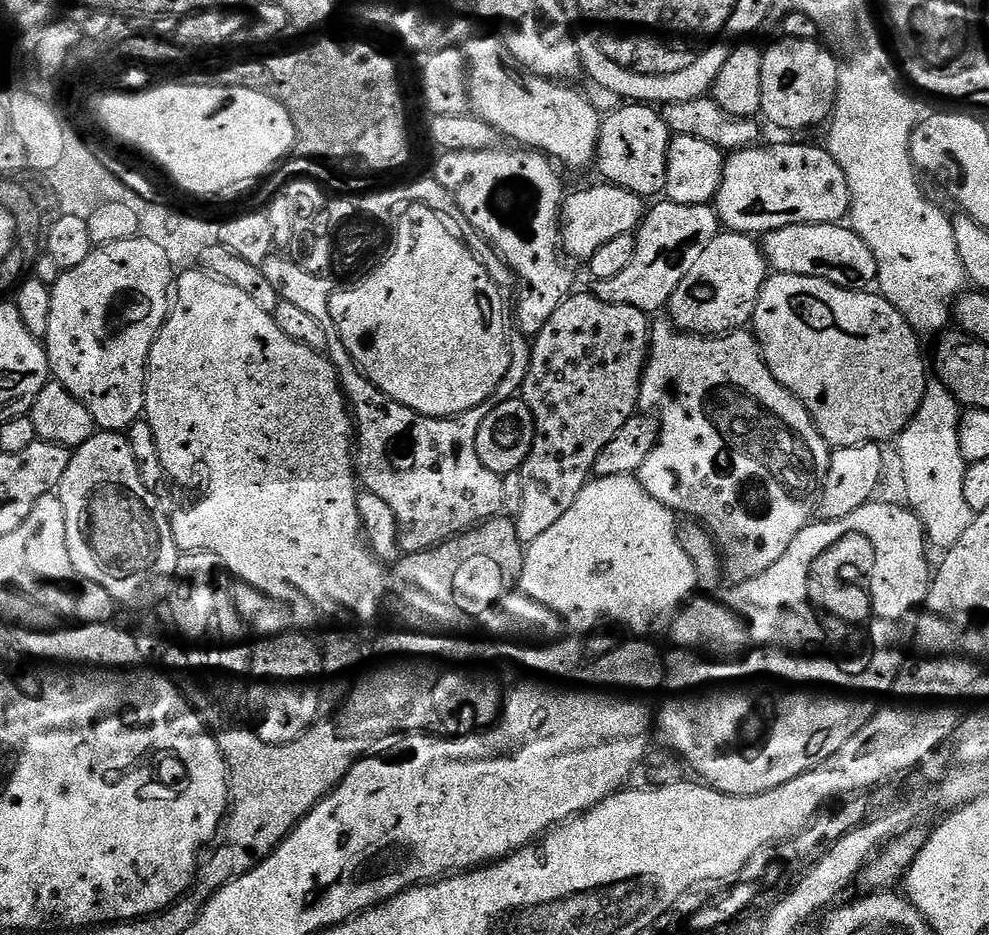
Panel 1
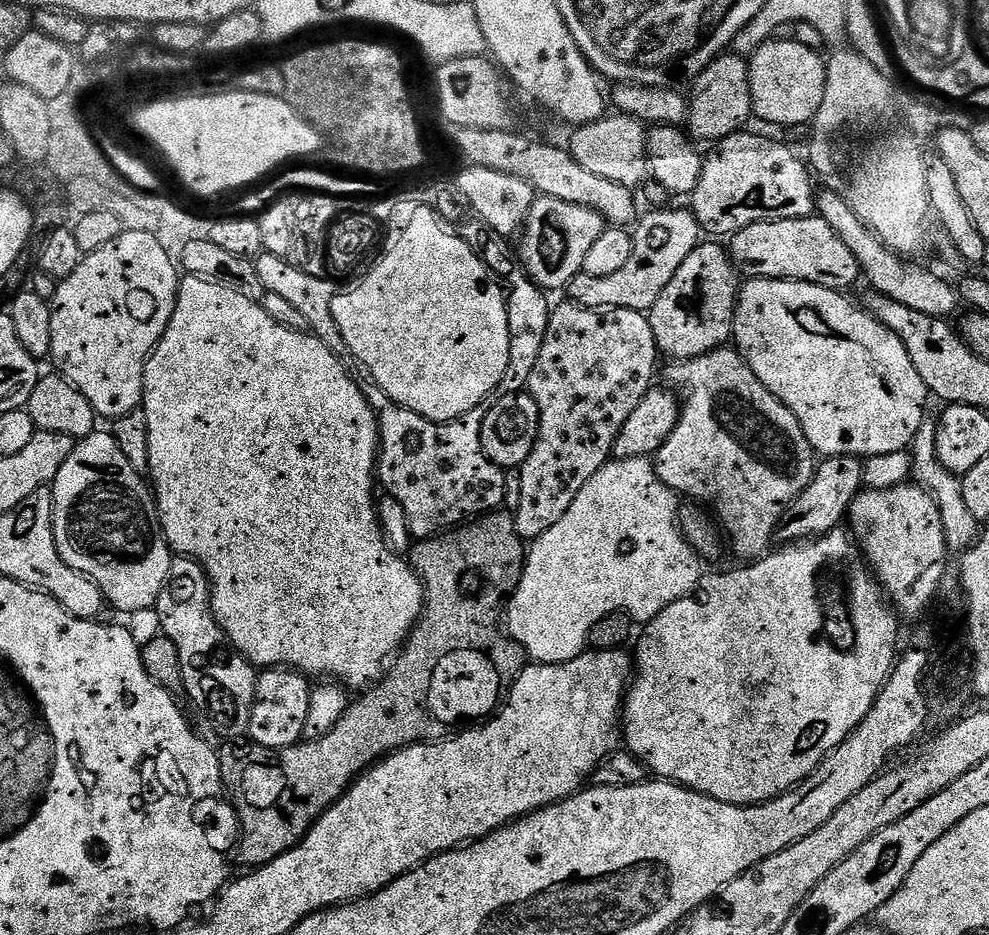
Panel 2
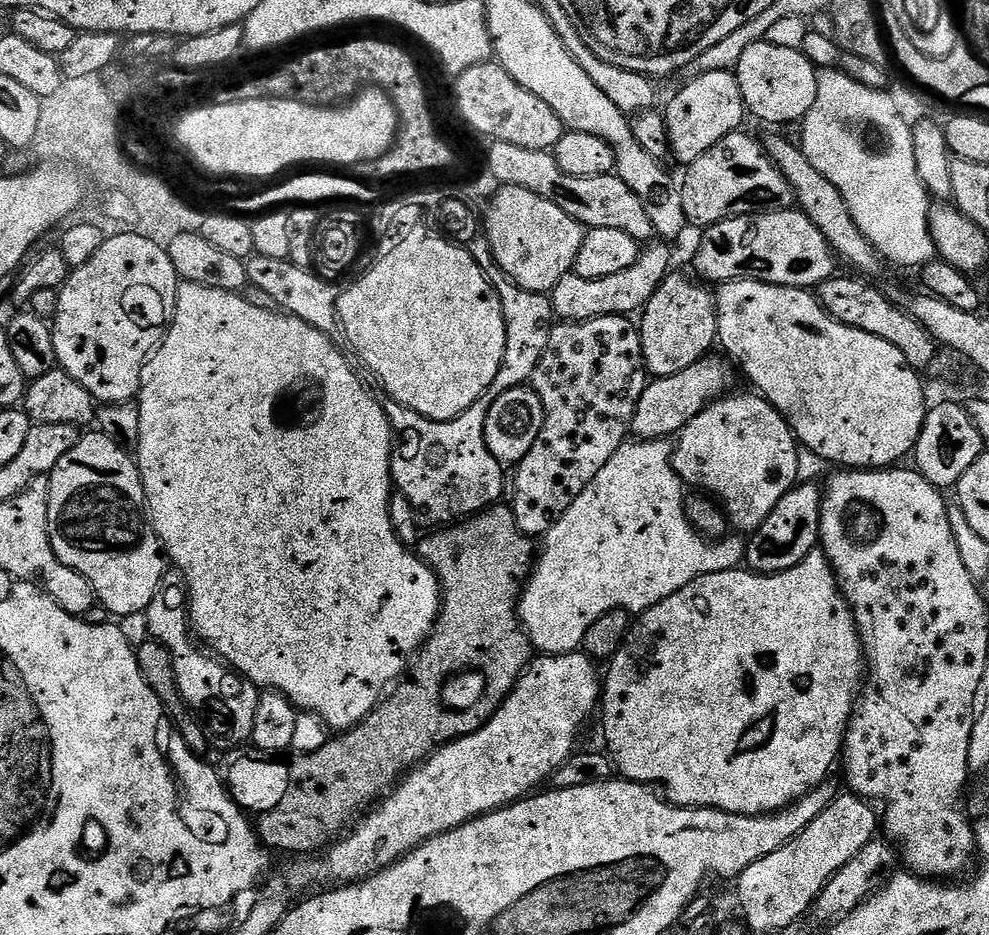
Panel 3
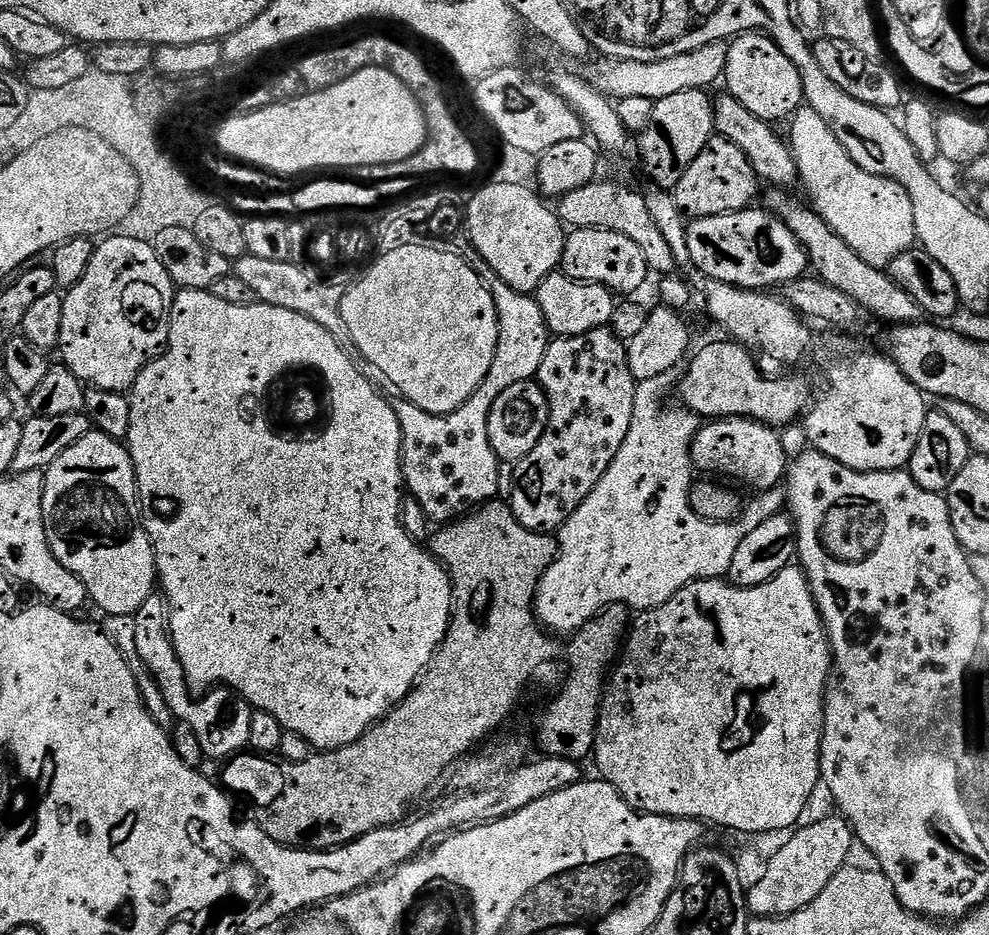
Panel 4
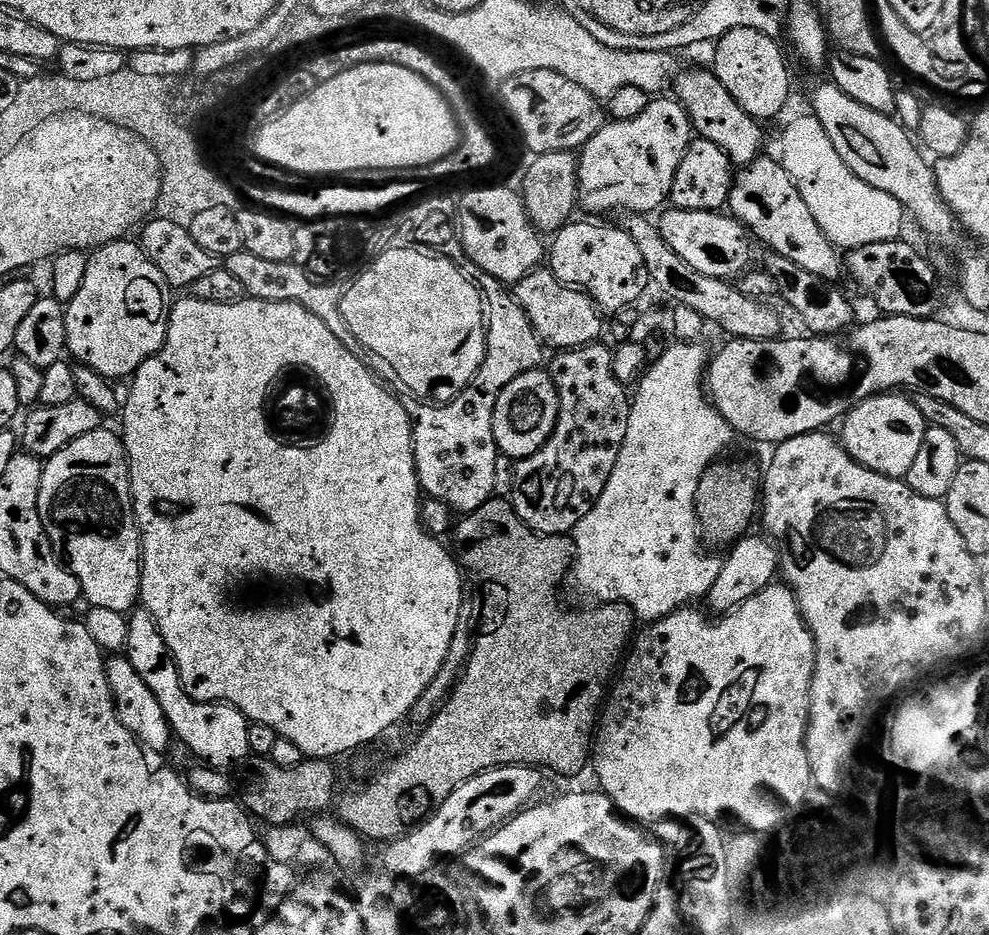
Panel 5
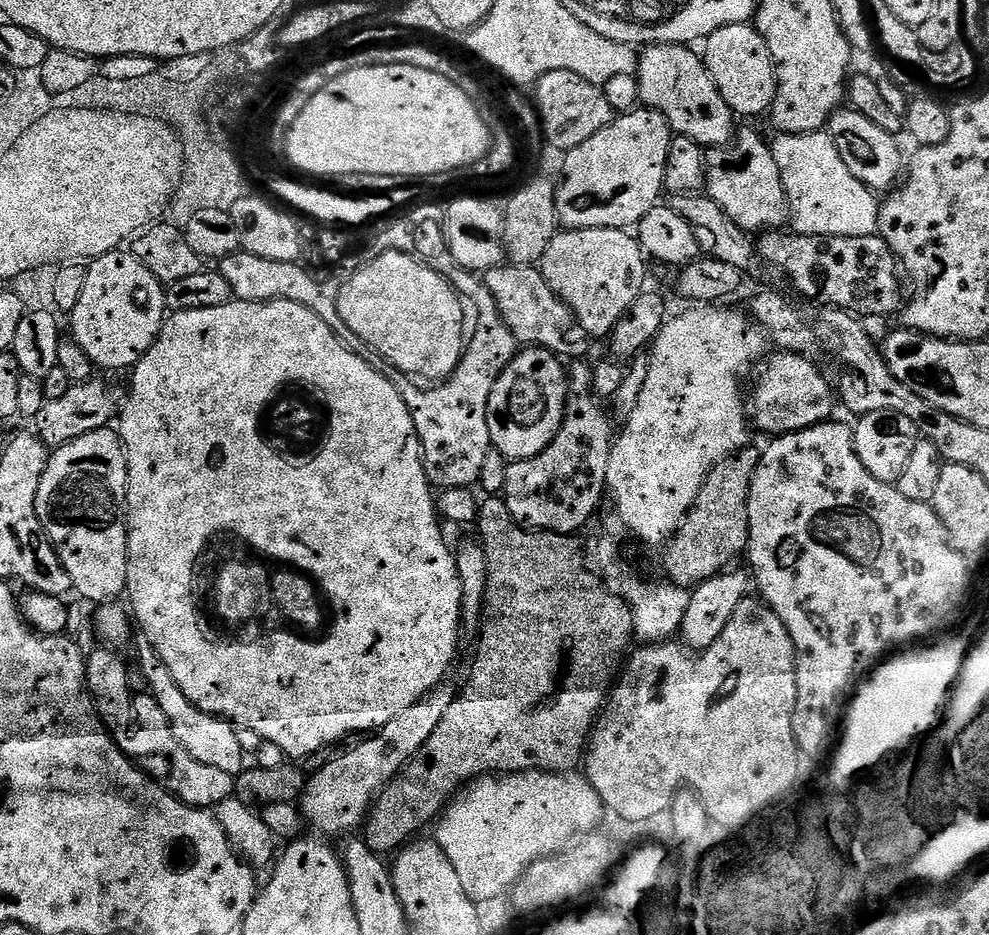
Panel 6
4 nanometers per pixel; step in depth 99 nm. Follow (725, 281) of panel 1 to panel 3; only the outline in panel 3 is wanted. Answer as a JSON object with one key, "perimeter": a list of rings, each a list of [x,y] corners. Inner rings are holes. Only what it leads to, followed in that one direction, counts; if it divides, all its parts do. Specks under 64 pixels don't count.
{"perimeter":[[[673,271],[658,286],[650,302],[644,305],[638,327],[645,368],[651,377],[660,379],[680,373],[717,347],[716,298],[711,291],[703,288],[703,283],[700,284]]]}

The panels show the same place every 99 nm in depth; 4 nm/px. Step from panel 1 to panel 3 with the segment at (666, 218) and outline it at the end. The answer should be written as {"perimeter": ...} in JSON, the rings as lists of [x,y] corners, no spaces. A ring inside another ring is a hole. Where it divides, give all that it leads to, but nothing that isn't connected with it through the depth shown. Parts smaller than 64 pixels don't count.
{"perimeter":[[[664,242],[649,243],[630,270],[622,270],[622,274],[610,274],[610,278],[582,278],[575,274],[564,276],[550,293],[553,313],[564,322],[639,313],[650,302],[658,286],[670,275],[673,265],[672,252],[668,248],[671,247]]]}

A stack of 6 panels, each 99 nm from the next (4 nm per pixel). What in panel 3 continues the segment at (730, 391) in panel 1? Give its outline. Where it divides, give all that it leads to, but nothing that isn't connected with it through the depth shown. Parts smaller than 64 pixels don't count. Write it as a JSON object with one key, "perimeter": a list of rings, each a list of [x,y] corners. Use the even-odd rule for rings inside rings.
{"perimeter":[[[740,392],[737,396],[725,395],[716,403],[703,408],[678,433],[672,454],[674,470],[685,485],[689,489],[699,490],[719,501],[731,527],[740,534],[756,532],[762,526],[762,522],[766,522],[774,506],[778,506],[778,502],[782,502],[784,495],[791,488],[795,488],[801,479],[800,452],[802,453],[802,448],[788,421],[763,396],[748,392]]]}

